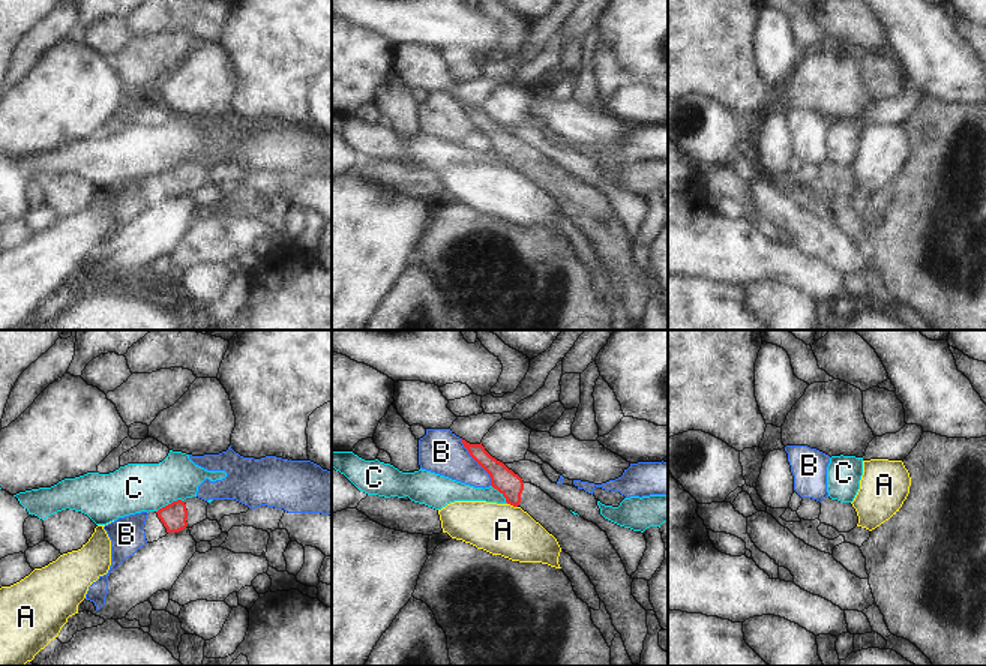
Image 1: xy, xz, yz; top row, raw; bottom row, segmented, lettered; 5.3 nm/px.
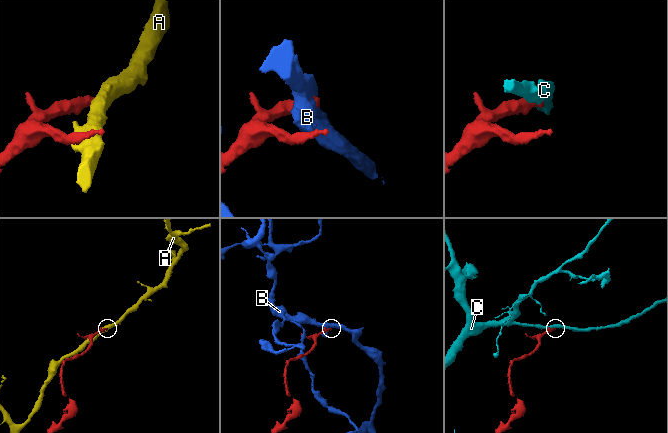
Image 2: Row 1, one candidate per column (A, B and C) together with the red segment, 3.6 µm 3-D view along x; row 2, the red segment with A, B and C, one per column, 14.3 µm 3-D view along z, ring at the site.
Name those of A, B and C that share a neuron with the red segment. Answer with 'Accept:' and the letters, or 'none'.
Accept: none

